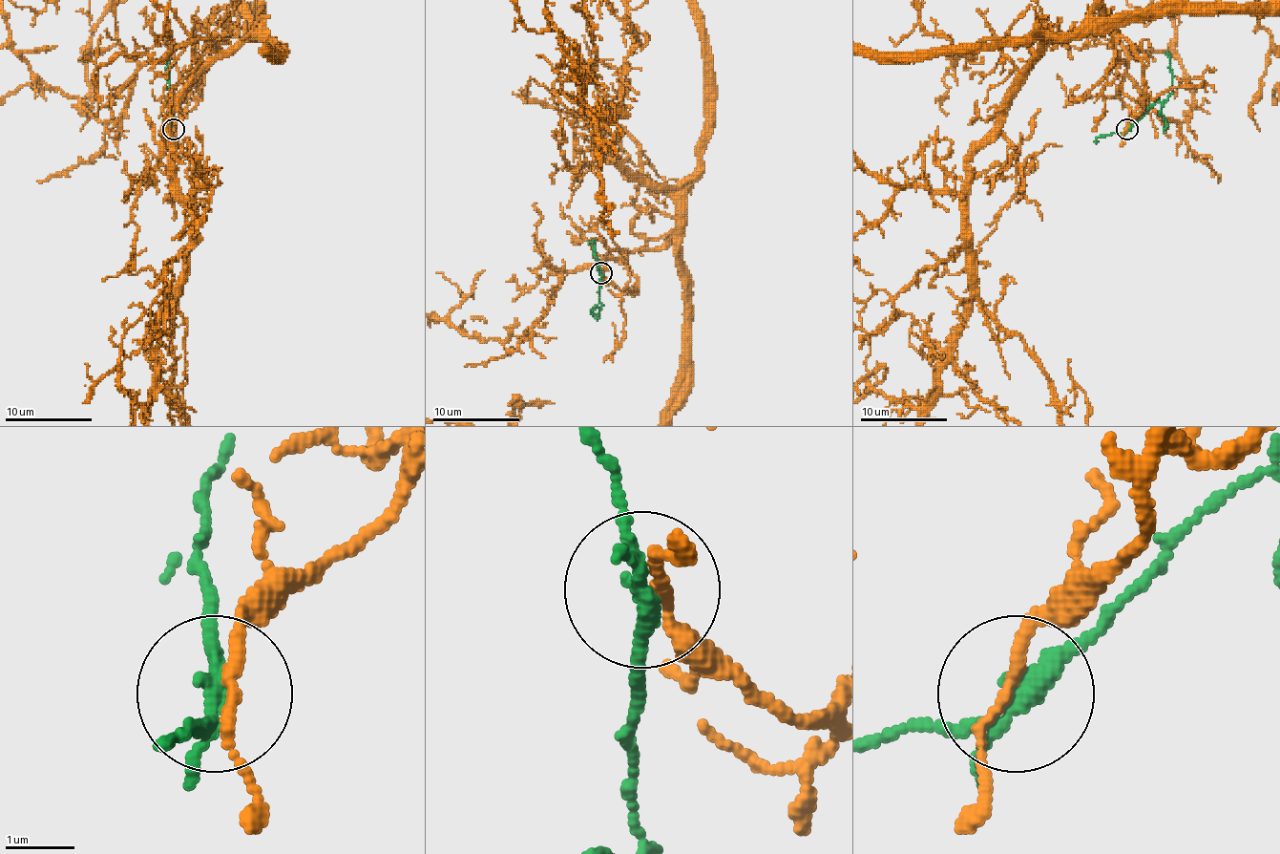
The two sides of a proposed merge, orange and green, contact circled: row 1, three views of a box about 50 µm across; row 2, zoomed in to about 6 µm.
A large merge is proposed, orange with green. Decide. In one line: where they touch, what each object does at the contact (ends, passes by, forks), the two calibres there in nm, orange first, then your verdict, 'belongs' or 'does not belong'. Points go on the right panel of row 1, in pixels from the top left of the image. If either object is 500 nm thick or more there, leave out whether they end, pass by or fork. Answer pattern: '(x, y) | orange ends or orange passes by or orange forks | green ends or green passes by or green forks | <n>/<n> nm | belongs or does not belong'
(1127, 129) | orange passes by | green forks | 160/220 nm | belongs

